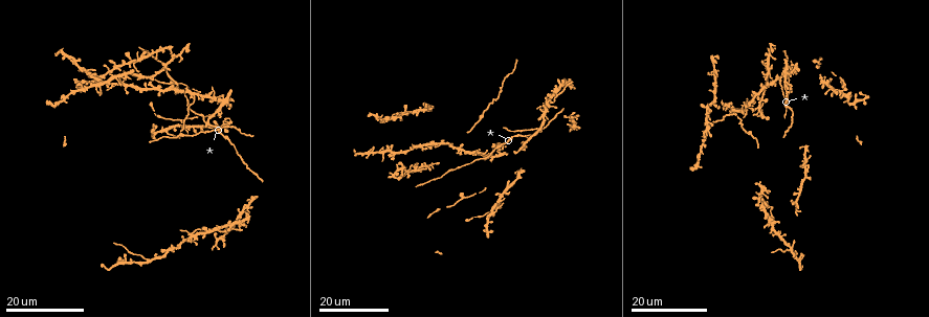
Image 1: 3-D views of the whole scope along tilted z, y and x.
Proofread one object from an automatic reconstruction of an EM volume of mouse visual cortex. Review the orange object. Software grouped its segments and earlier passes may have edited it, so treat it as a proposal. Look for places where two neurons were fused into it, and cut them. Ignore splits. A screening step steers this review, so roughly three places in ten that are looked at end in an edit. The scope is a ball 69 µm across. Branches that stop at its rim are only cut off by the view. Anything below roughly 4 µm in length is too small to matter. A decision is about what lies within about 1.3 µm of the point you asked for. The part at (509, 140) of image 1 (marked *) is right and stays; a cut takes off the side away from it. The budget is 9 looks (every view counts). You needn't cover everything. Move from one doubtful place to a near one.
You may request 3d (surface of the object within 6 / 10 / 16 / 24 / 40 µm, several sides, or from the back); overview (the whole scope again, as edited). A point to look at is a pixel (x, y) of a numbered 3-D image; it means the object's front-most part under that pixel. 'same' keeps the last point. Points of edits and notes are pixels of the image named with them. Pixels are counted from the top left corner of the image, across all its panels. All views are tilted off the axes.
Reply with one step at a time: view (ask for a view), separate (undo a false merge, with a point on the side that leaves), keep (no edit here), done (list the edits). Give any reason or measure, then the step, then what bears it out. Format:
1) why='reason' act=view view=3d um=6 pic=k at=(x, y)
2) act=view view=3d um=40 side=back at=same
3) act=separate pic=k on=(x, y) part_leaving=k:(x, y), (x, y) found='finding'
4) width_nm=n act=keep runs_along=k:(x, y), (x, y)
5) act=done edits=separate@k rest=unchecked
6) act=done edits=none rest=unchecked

why='branch point' act=view view=3d um=24 pic=1 at=(190, 94)

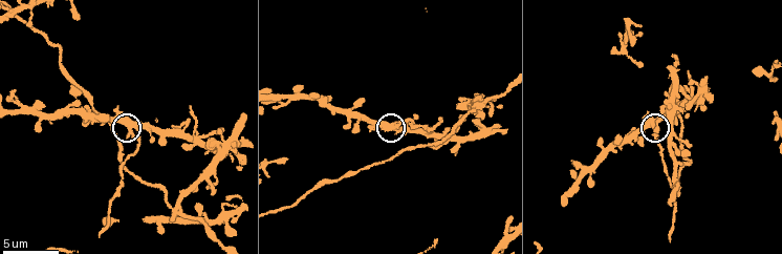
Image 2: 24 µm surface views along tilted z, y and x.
act=view view=3d um=6 pic=2 at=(129, 131)

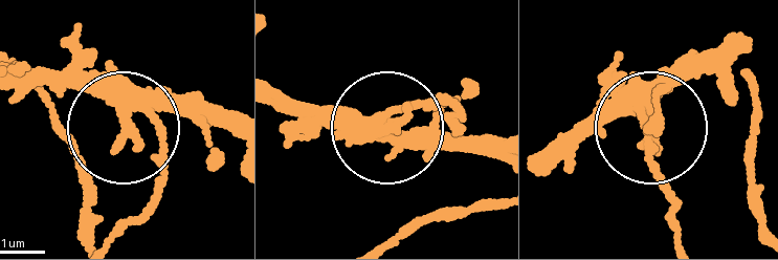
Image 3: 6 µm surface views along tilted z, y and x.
act=separate pic=3 on=(162, 178) part_leaving=3:(148, 111), (155, 185), (123, 237) found='two neurons meet here'

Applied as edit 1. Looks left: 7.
why='side arm on a straight run' act=view view=3d um=16 pic=2 at=(478, 107)

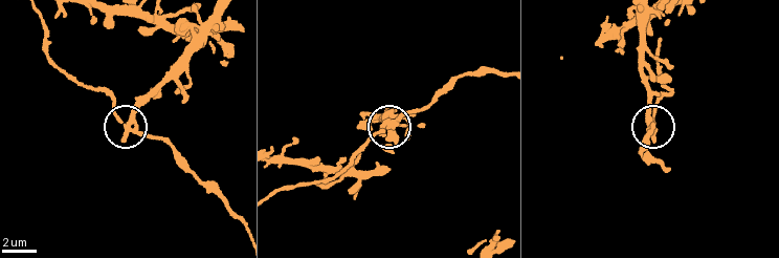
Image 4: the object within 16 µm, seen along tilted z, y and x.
width_nm=290 act=separate pic=4 on=(136, 106) found='a second neuron is stuck on'

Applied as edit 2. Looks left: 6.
why='three-way junction' act=view view=3d um=24 pic=1 at=(790, 251)

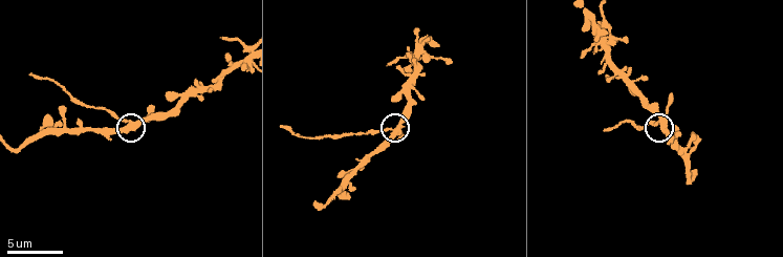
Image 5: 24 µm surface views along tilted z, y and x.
act=view view=3d um=10 pic=5 at=(394, 132)

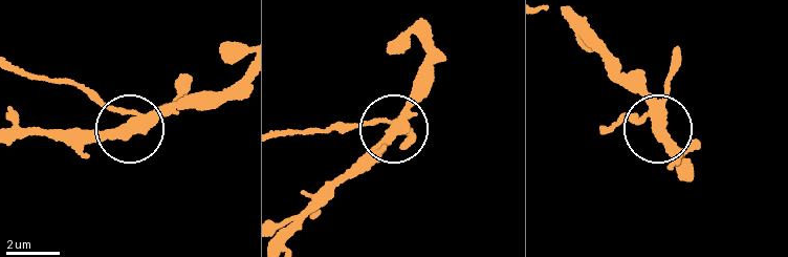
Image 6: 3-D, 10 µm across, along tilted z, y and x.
side_arm_um=12 act=separate pic=6 on=(100, 101) part_leaving=6:(136, 112), (107, 108), (83, 88), (16, 68) found='two neurons meet here'

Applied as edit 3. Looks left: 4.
why='two arms in line, one across' act=view view=3d um=24 pic=1 at=(558, 94)

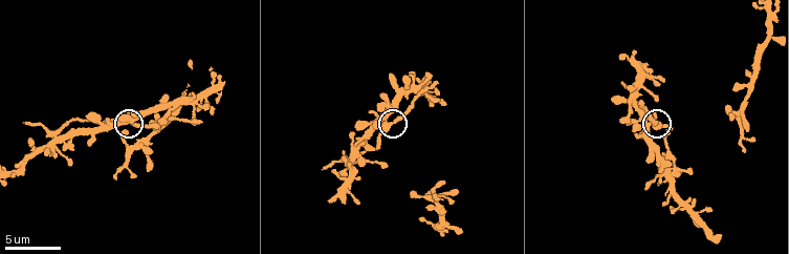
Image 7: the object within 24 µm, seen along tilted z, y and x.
act=view view=3d um=6 pic=7 at=(386, 122)

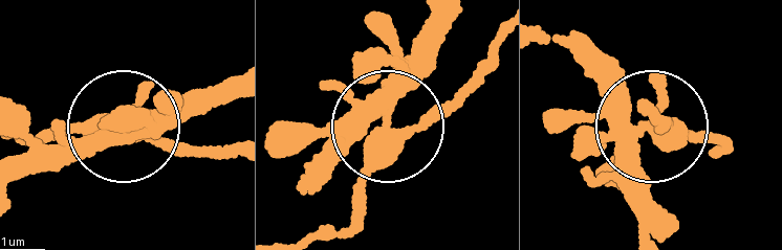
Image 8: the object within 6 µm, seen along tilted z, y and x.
arms=3 act=keep found='continuous, no second neuron'

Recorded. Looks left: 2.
act=done edits=separate@3,separate@4,separate@6 rest=unchecked

